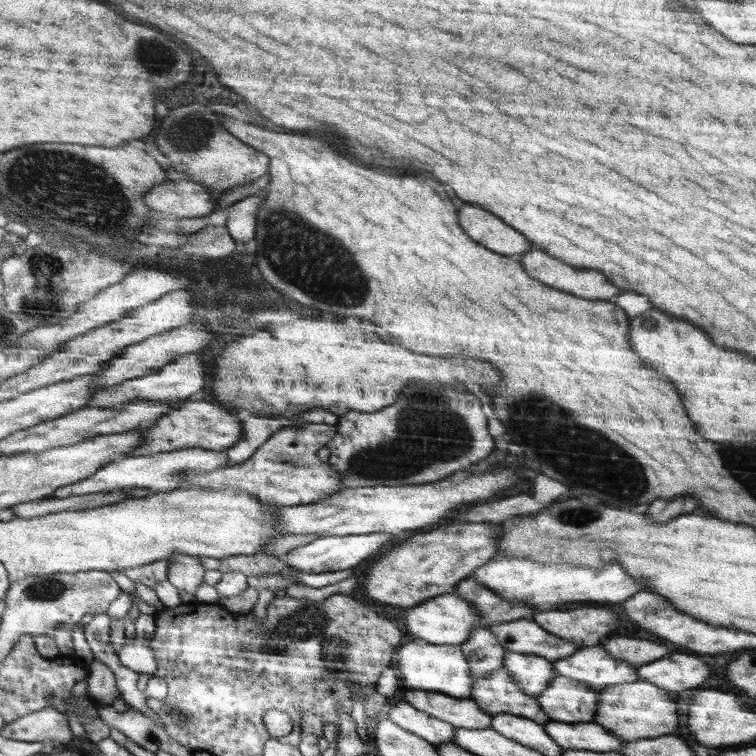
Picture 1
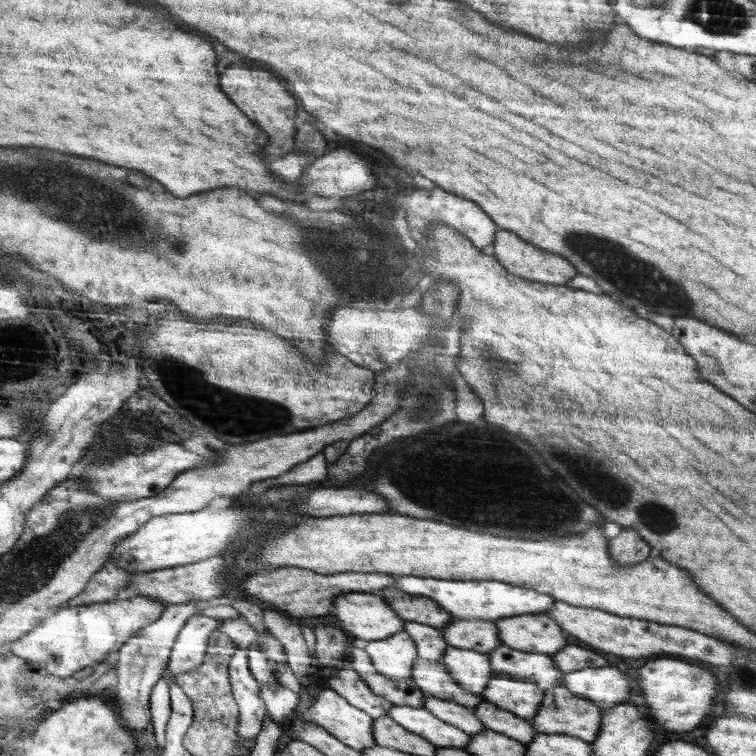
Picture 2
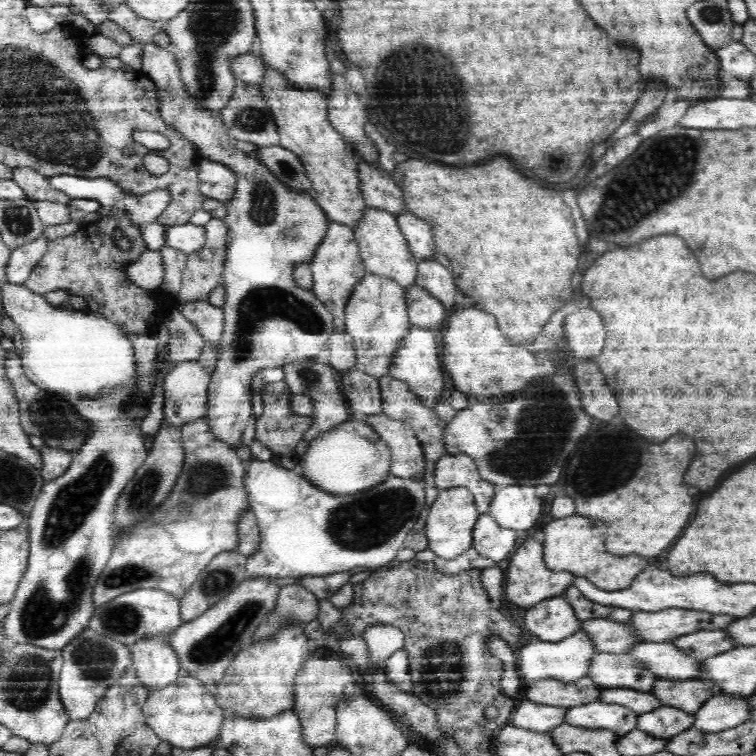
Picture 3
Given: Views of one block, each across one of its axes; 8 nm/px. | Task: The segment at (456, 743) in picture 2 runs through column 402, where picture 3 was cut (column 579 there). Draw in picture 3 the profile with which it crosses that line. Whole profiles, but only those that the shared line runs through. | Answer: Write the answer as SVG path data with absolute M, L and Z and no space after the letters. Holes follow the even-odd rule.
M596 701L570 707L566 711L564 723L580 728L608 730L624 736L636 729L639 713L619 703Z

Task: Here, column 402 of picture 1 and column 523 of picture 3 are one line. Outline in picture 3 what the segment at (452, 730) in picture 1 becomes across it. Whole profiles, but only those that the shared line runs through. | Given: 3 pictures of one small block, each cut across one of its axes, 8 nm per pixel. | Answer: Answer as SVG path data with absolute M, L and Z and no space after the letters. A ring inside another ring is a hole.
M523 700L512 713L512 726L534 732L550 732L564 723L567 710L568 708L558 708Z

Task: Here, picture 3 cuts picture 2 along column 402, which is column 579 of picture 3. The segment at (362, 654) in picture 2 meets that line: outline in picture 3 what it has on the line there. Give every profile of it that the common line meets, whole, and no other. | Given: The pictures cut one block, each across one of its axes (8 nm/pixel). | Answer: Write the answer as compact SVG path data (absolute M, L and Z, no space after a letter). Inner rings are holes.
M588 676L574 682L562 682L550 678L538 680L526 689L525 700L568 709L598 700L599 694L603 690L602 686Z

